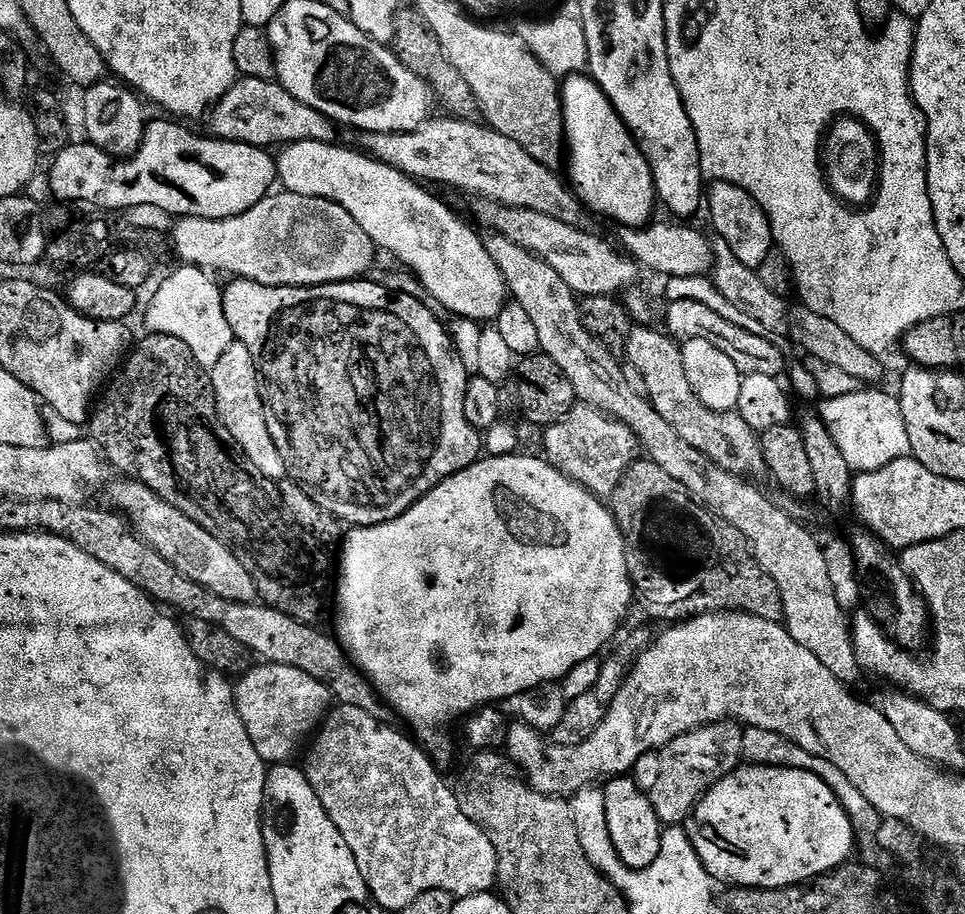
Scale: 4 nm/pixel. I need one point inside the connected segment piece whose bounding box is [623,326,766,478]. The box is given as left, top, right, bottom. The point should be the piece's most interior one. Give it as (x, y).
(722, 436)

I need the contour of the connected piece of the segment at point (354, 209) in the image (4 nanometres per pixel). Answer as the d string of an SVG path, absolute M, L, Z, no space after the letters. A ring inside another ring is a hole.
M303 140L287 145L281 151L284 153L275 157L276 175L283 191L310 198L326 198L342 206L342 210L346 210L350 218L354 218L354 222L358 222L358 226L366 230L377 249L384 251L385 248L394 259L401 260L404 263L401 265L420 280L429 297L440 302L448 314L477 322L495 321L510 293L494 258L490 258L486 250L481 233L471 223L468 225L466 221L459 220L438 197L431 196L423 183L413 180L411 176L399 172L396 168L391 168L389 164L373 160L355 147L339 148L338 145L336 142L323 144L317 140Z

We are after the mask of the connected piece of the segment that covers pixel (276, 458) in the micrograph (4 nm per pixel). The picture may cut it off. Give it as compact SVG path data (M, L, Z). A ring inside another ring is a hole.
M239 342L226 346L226 352L210 370L210 379L220 421L226 430L230 430L234 443L243 450L246 458L250 458L250 462L254 462L254 466L258 466L258 470L262 470L266 478L283 481L288 476L286 462L282 454L278 454L278 446L274 446L274 438L270 438L270 430L266 426L264 404L260 400L260 383L250 350L246 350L246 346Z

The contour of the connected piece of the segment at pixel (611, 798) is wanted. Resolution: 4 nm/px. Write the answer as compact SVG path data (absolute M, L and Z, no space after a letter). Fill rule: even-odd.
M631 775L614 776L603 785L602 824L608 829L620 861L628 868L649 868L658 858L662 846L662 825L654 814L652 797L643 792Z

